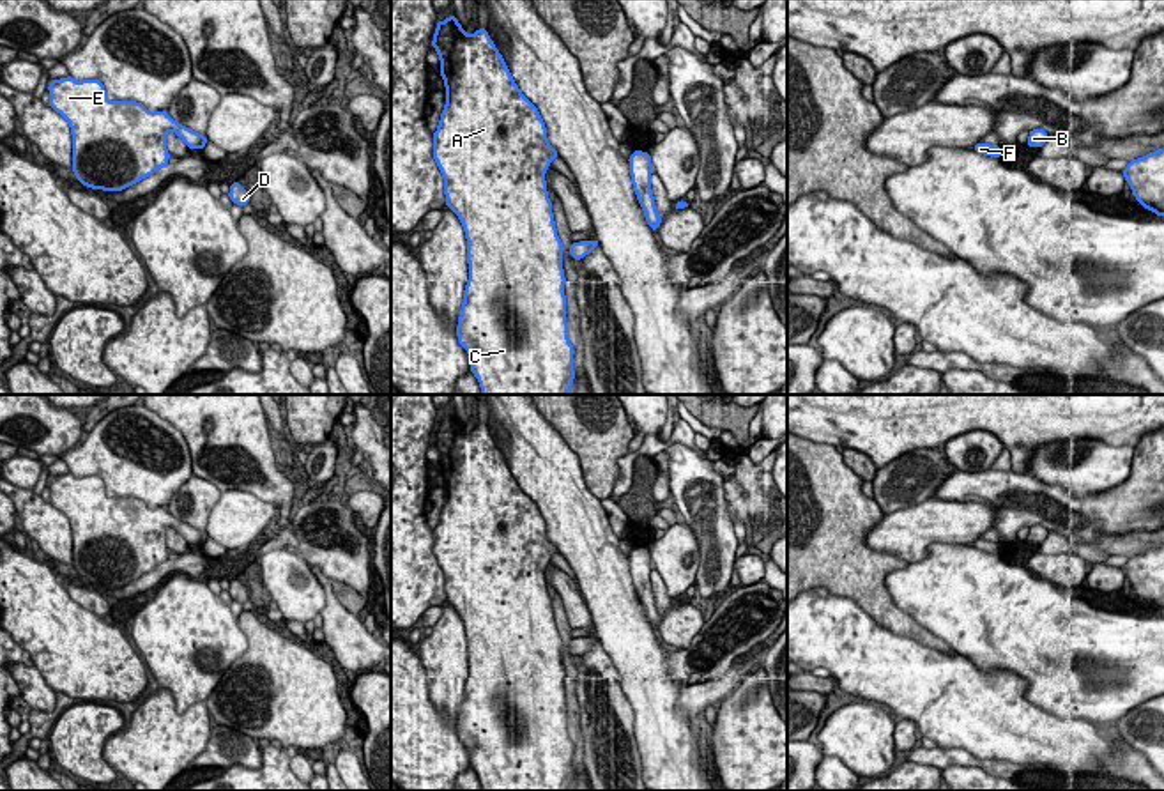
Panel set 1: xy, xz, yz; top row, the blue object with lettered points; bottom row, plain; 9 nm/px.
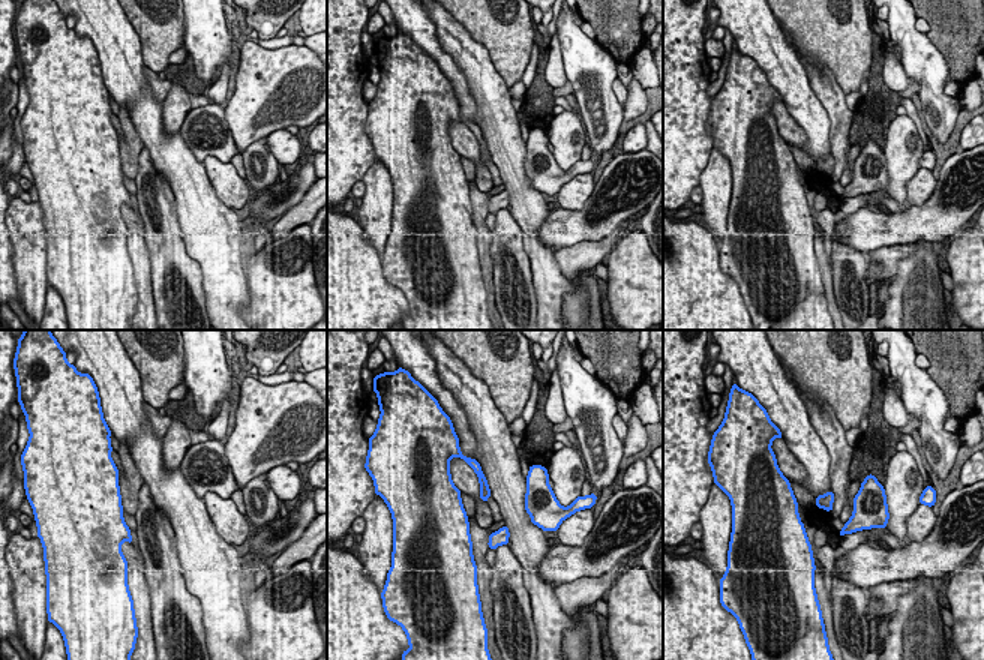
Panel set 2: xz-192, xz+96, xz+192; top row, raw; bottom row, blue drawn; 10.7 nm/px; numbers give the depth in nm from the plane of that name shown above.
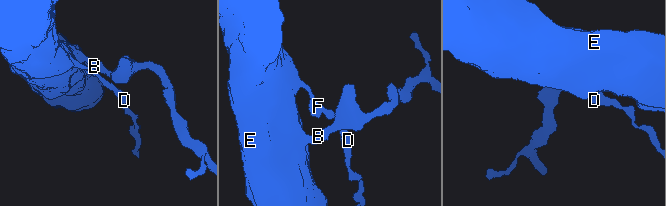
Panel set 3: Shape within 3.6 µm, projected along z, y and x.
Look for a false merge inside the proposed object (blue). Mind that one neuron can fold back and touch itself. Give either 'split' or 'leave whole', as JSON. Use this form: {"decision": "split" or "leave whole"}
{"decision": "leave whole"}

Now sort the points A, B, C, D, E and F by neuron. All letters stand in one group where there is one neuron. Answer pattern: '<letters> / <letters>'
A B C D E F

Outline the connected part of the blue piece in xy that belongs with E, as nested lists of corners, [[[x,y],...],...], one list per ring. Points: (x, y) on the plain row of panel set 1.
[[[53,476],[48,483],[50,503],[60,510],[73,531],[73,568],[92,586],[122,587],[168,561],[166,529],[173,527],[188,545],[203,545],[207,533],[175,518],[166,508],[149,508],[136,497],[108,497],[99,476]]]

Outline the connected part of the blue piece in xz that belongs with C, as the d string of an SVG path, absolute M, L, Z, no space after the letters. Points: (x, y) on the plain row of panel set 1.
M451 411L448 416L439 418L432 442L440 455L440 472L446 481L446 503L440 510L439 524L433 529L433 556L444 573L446 602L458 612L463 621L467 635L467 660L469 678L463 687L463 701L458 713L456 733L458 740L471 752L471 768L476 772L483 791L570 791L573 782L573 741L568 736L566 718L566 692L564 692L564 665L563 665L563 639L555 626L552 598L547 589L545 568L548 566L557 547L547 536L547 524L538 504L520 488L518 481L509 471L509 465L497 448L485 423L467 432L465 425L460 423L456 412Z

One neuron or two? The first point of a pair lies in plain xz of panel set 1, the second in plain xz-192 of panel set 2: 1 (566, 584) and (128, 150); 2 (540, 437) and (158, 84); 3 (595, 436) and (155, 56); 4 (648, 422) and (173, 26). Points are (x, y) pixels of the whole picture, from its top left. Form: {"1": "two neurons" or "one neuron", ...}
{"1": "two neurons", "2": "two neurons", "3": "one neuron", "4": "two neurons"}

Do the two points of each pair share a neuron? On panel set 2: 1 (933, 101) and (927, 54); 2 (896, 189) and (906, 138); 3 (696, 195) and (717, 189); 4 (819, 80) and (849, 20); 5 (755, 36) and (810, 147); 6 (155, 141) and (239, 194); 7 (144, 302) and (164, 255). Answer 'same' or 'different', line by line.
1: same
2: same
3: different
4: different
5: same
6: different
7: different

